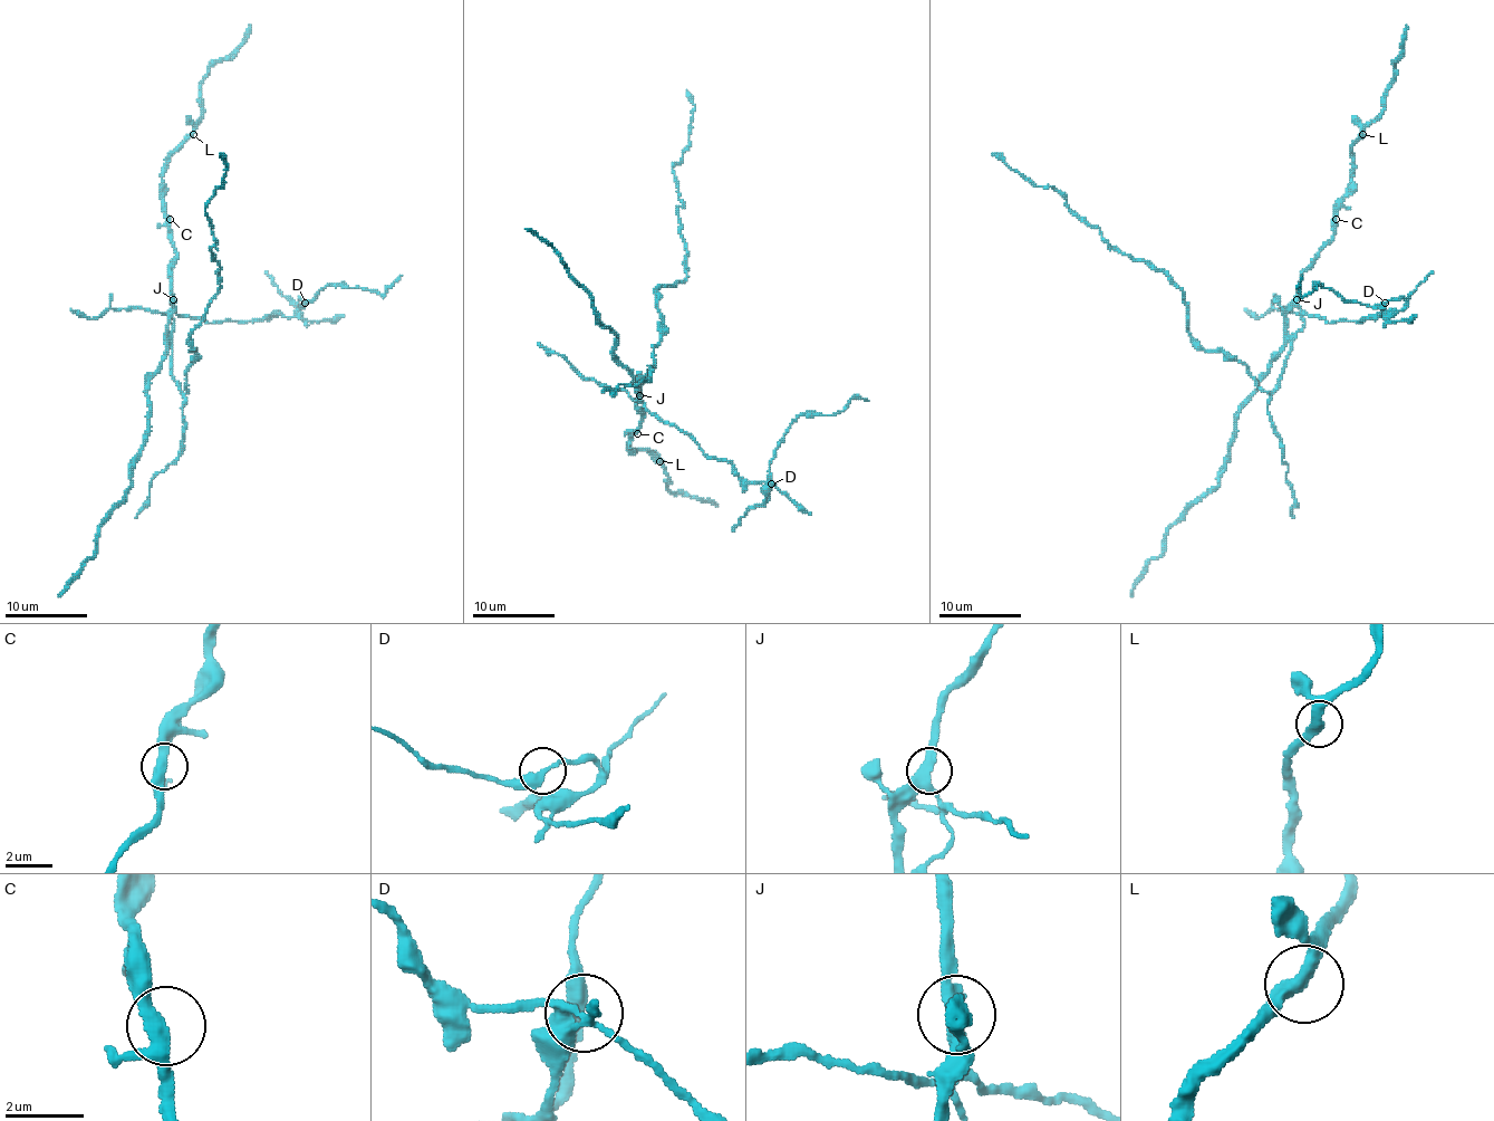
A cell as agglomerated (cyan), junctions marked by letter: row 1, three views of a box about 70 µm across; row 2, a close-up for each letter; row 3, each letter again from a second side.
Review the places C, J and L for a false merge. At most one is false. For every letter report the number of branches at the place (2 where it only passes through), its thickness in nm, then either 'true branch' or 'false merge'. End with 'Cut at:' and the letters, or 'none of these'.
C: 3 | 340 nm | true branch
J: 3 | 340 nm | false merge
L: 3 | 320 nm | true branch
Cut at: J

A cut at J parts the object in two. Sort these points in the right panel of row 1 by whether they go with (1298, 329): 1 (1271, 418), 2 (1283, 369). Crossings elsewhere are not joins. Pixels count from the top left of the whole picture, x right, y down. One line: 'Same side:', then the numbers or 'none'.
Same side: 1, 2

